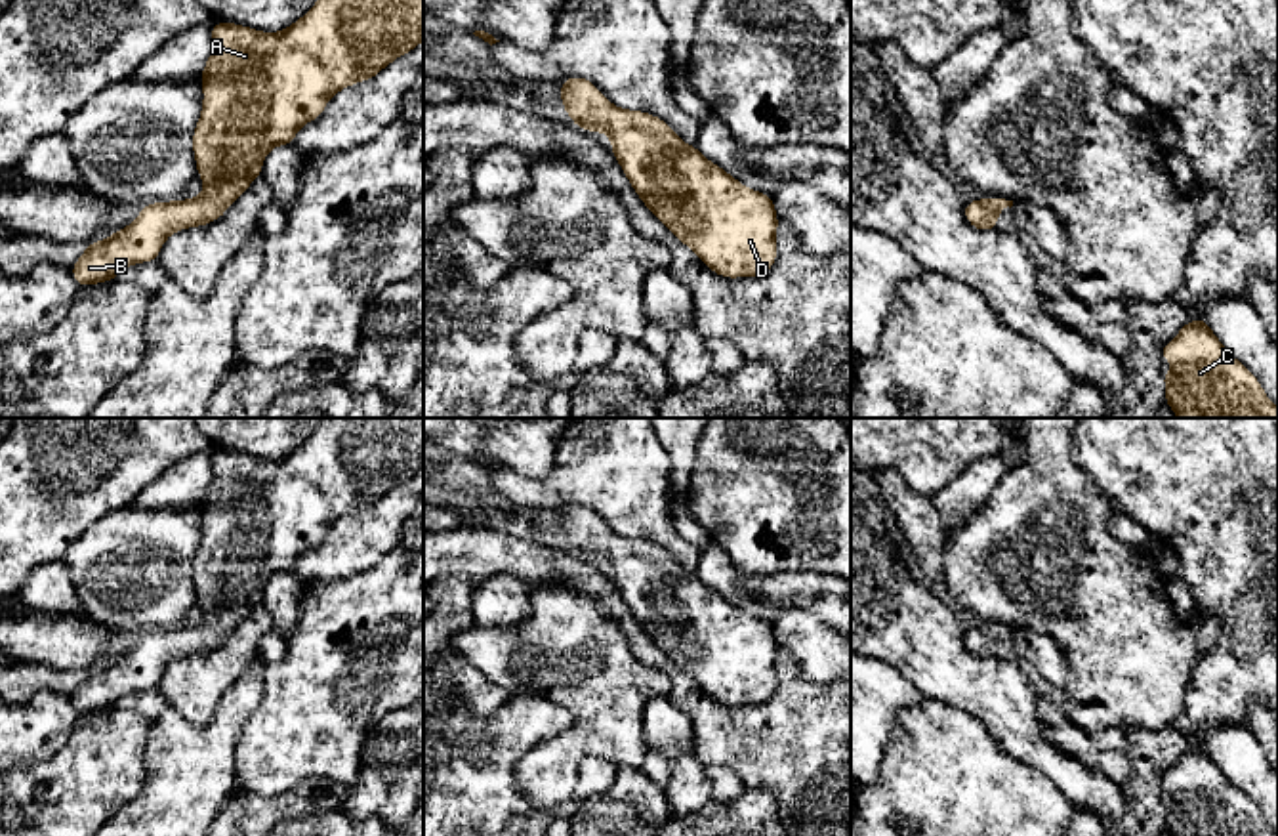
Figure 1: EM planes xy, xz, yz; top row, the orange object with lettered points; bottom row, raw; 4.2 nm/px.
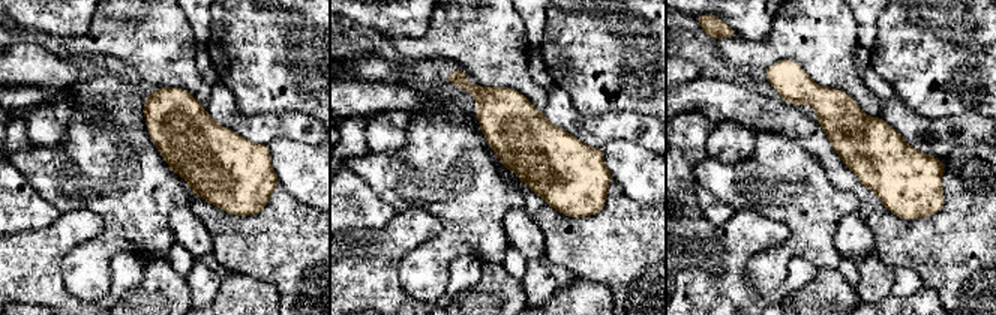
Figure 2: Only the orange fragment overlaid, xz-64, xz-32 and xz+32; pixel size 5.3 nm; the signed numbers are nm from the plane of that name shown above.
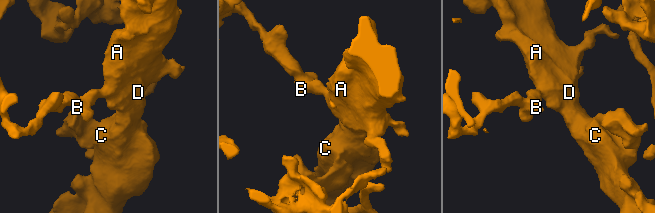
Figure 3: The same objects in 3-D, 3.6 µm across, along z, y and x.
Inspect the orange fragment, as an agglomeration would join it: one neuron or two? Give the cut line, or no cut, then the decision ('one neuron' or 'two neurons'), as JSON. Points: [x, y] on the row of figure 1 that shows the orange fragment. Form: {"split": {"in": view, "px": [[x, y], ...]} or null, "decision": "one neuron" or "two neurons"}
{"split": null, "decision": "one neuron"}

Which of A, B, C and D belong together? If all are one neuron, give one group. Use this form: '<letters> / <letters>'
A B C D

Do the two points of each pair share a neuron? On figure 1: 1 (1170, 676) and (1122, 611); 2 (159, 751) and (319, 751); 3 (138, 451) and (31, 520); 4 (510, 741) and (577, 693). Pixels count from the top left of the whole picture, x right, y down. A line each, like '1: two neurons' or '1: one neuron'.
1: one neuron
2: two neurons
3: one neuron
4: two neurons

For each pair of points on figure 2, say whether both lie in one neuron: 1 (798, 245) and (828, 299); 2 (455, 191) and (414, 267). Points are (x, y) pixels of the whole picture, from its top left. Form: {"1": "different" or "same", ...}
{"1": "different", "2": "same"}

